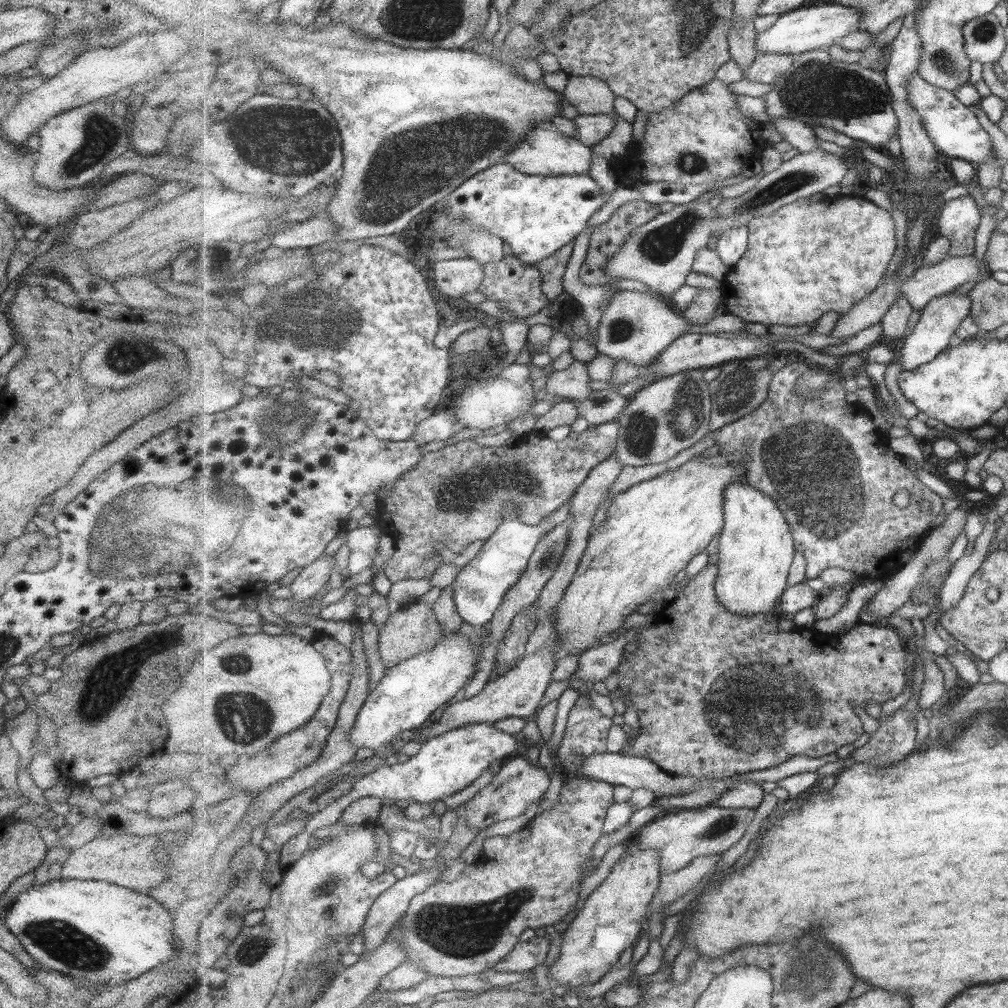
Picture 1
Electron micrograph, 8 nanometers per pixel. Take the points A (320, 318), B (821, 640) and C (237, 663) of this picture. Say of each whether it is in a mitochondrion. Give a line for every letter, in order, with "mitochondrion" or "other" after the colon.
A: mitochondrion
B: other
C: mitochondrion

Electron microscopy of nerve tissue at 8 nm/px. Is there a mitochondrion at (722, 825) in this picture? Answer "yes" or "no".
yes

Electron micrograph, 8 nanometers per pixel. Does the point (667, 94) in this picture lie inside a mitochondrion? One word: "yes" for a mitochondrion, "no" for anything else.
no

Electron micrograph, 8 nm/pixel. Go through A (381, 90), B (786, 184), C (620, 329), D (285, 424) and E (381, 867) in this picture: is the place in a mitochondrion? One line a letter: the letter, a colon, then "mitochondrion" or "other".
A: other
B: mitochondrion
C: mitochondrion
D: mitochondrion
E: other

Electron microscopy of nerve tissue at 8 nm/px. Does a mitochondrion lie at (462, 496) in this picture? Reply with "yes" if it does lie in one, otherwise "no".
yes

